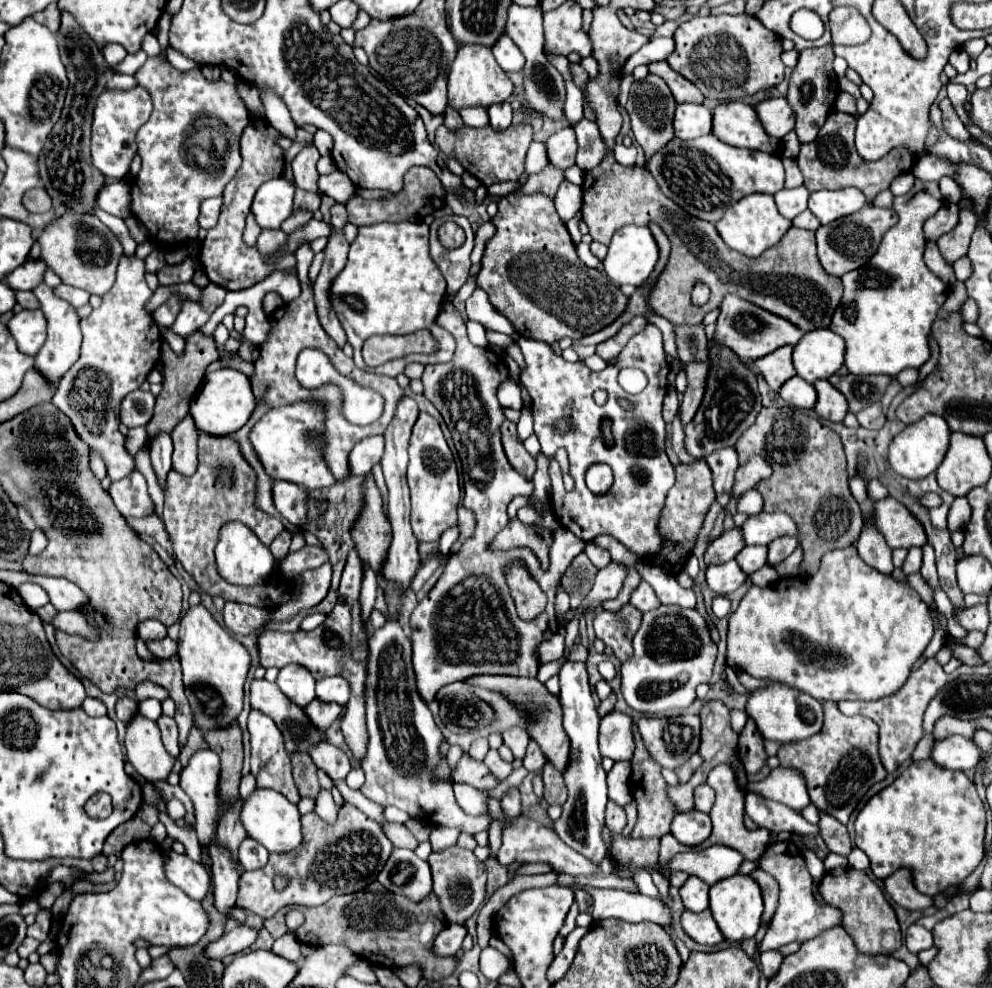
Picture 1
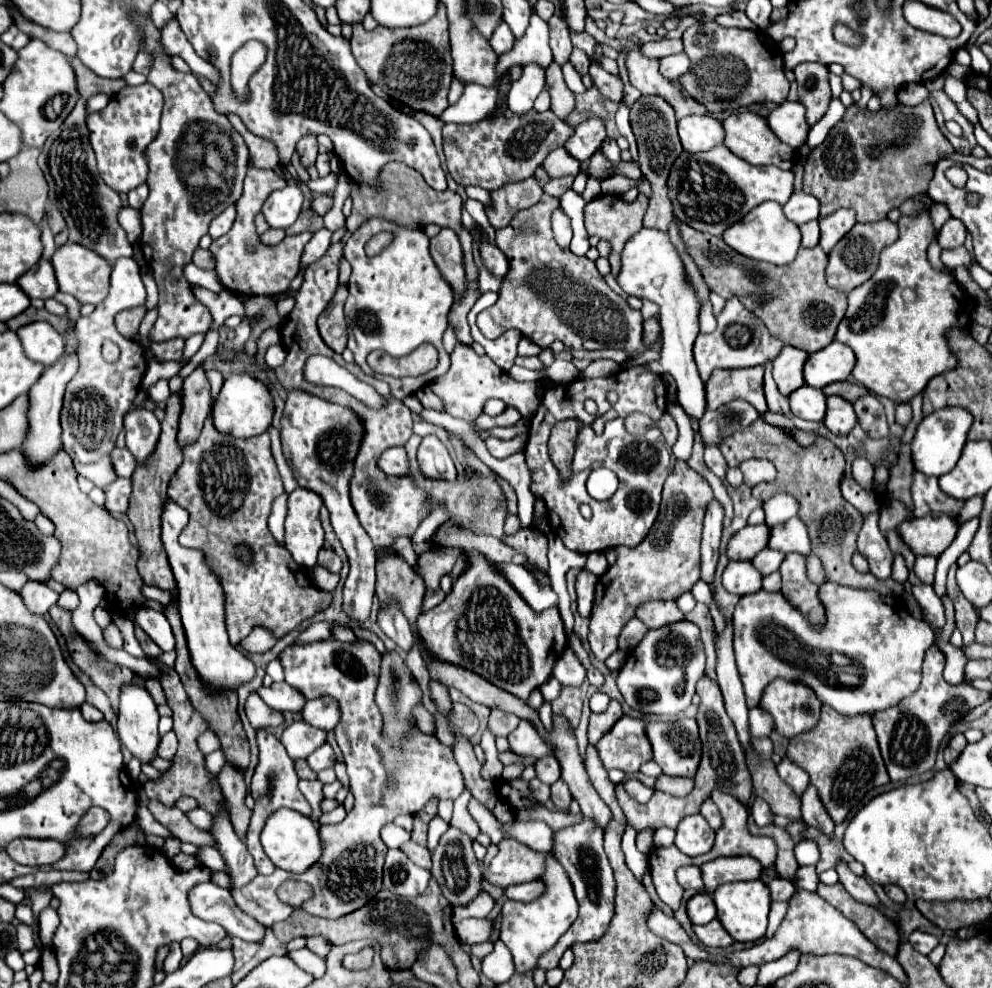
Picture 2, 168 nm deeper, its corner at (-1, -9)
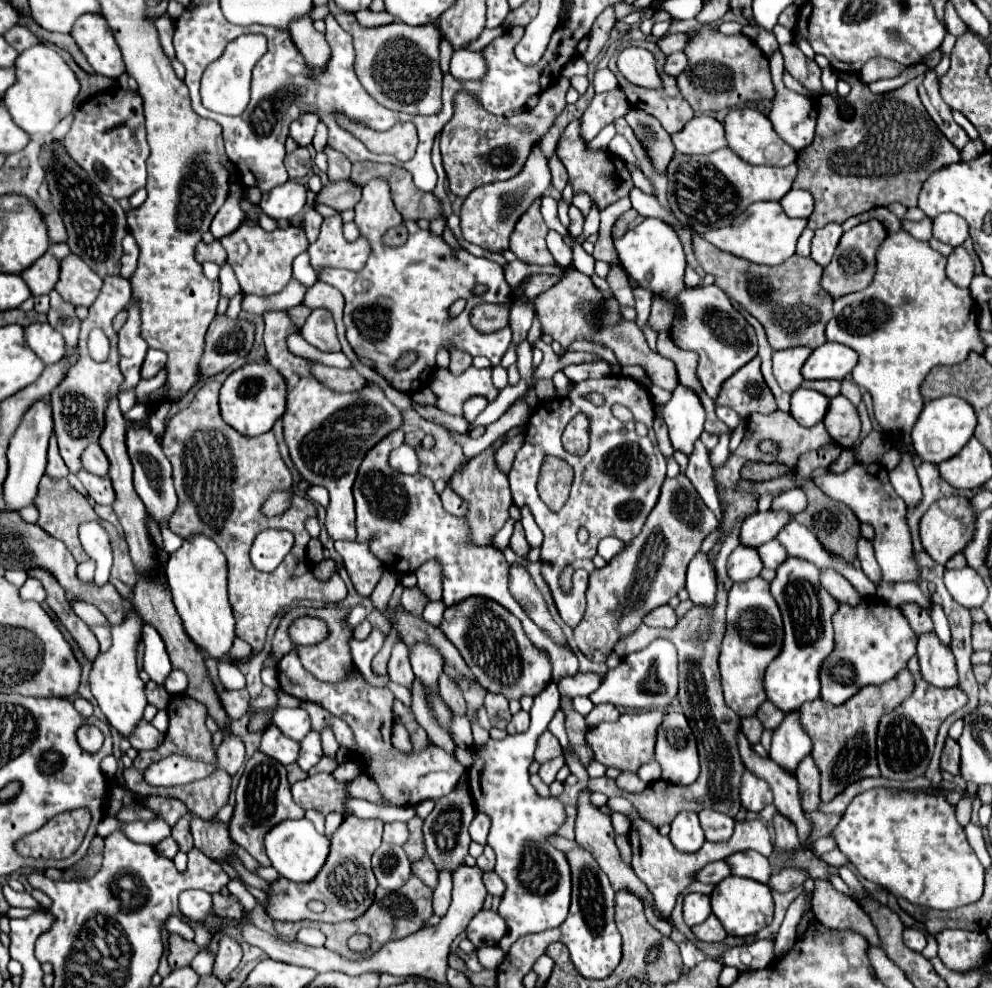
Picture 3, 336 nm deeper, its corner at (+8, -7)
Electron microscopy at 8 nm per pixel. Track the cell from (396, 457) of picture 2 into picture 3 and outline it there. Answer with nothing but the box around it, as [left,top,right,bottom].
[390,444,418,474]

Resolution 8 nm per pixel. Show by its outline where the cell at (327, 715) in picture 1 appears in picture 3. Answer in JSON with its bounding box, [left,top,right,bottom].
[260,724,300,764]

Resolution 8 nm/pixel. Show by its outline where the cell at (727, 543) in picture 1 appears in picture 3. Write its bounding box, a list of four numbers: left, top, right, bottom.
[740,512,788,548]

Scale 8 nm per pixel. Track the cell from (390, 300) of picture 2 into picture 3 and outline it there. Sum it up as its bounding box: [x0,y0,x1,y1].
[319,180,512,394]

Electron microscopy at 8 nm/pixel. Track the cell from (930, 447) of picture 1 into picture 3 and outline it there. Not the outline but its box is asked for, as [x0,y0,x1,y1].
[912,396,976,464]

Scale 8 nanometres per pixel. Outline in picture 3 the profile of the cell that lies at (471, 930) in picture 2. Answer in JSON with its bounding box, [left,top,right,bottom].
[466,910,506,946]

